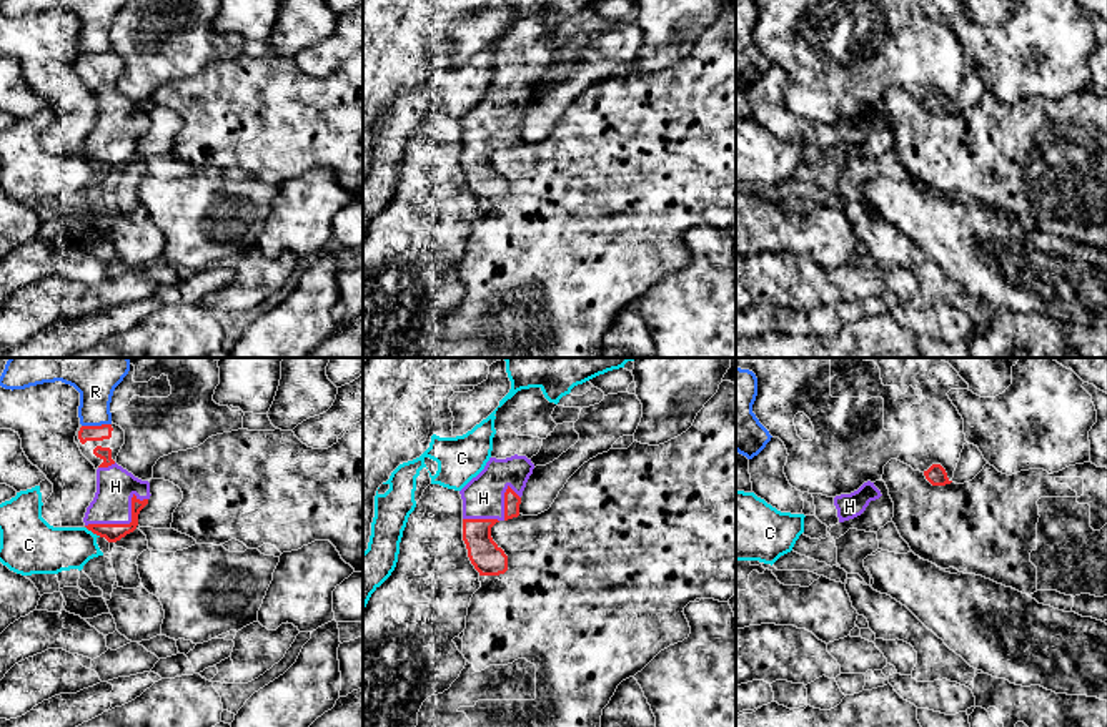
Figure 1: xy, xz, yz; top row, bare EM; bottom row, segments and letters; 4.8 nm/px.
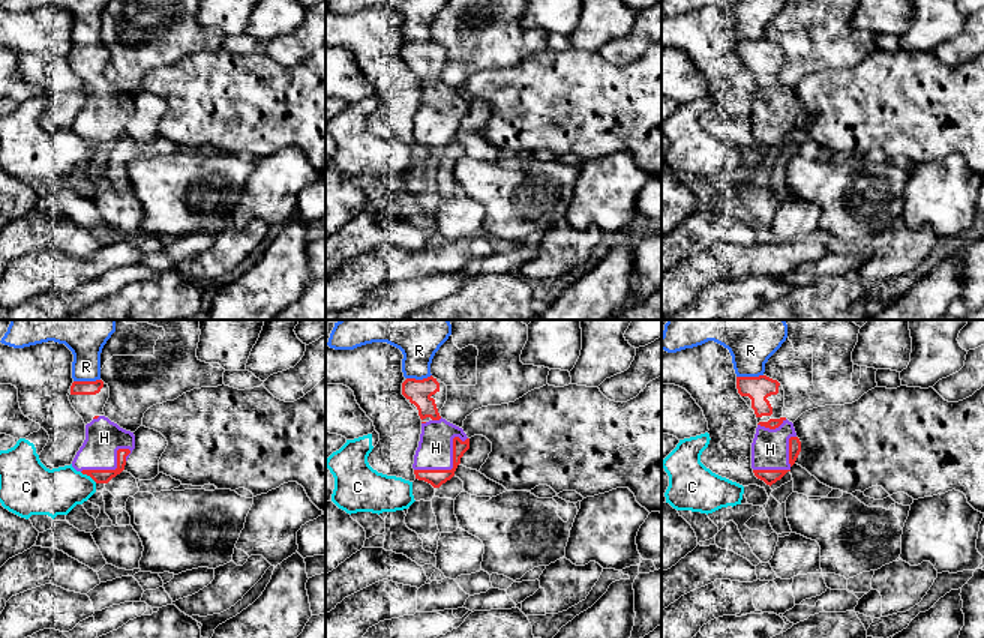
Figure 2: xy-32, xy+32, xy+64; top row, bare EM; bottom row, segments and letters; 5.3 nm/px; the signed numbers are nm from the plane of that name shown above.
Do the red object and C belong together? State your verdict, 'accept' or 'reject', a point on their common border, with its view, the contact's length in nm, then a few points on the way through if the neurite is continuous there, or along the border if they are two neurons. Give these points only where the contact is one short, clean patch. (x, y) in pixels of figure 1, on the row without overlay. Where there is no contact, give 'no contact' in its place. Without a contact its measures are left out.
reject; contact xy (94, 160); length 90 nm; border xy (85, 153), (100, 163)

